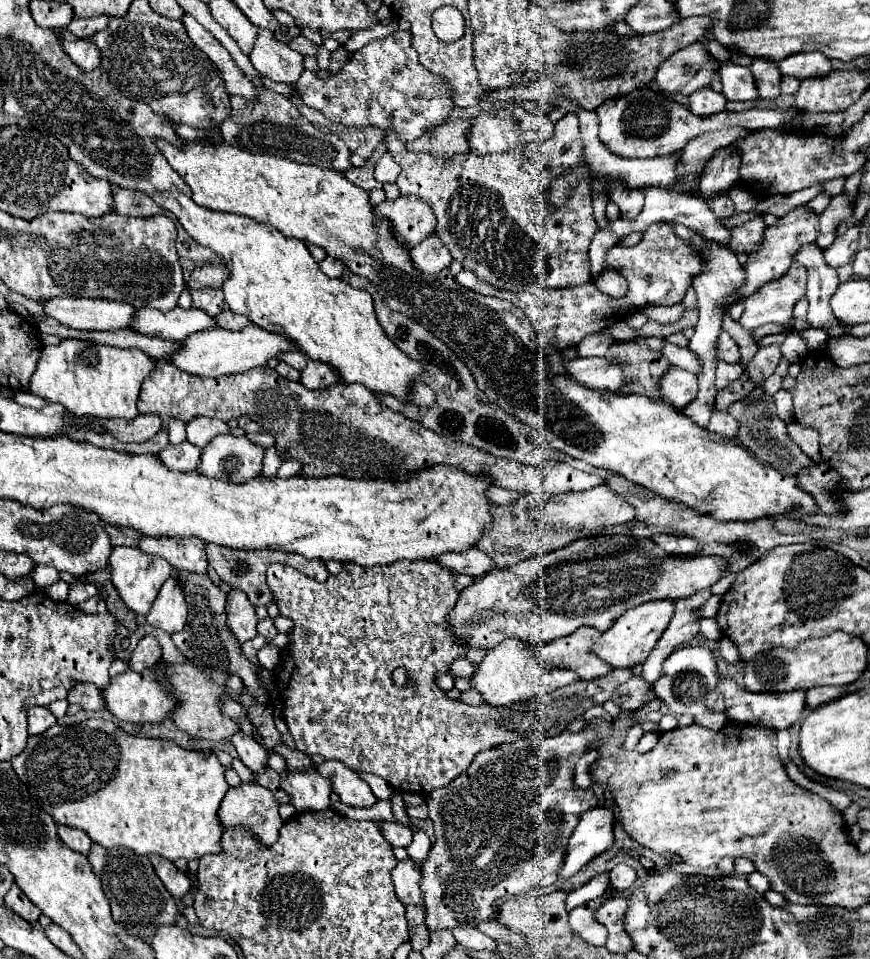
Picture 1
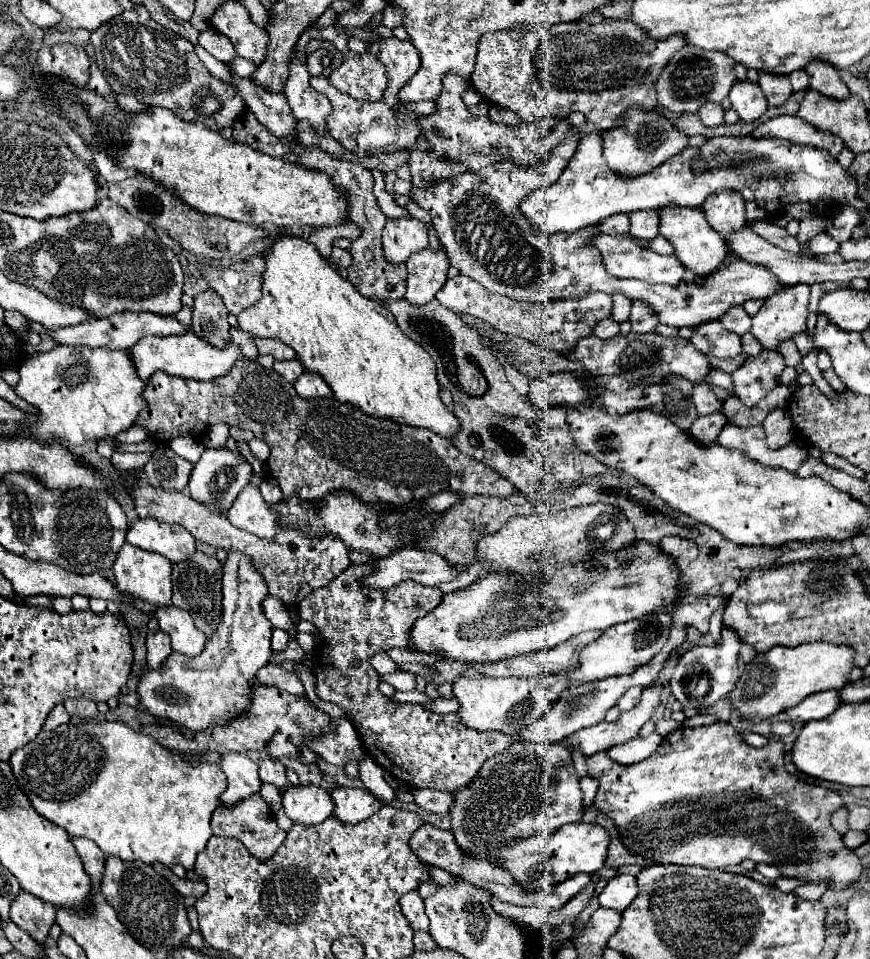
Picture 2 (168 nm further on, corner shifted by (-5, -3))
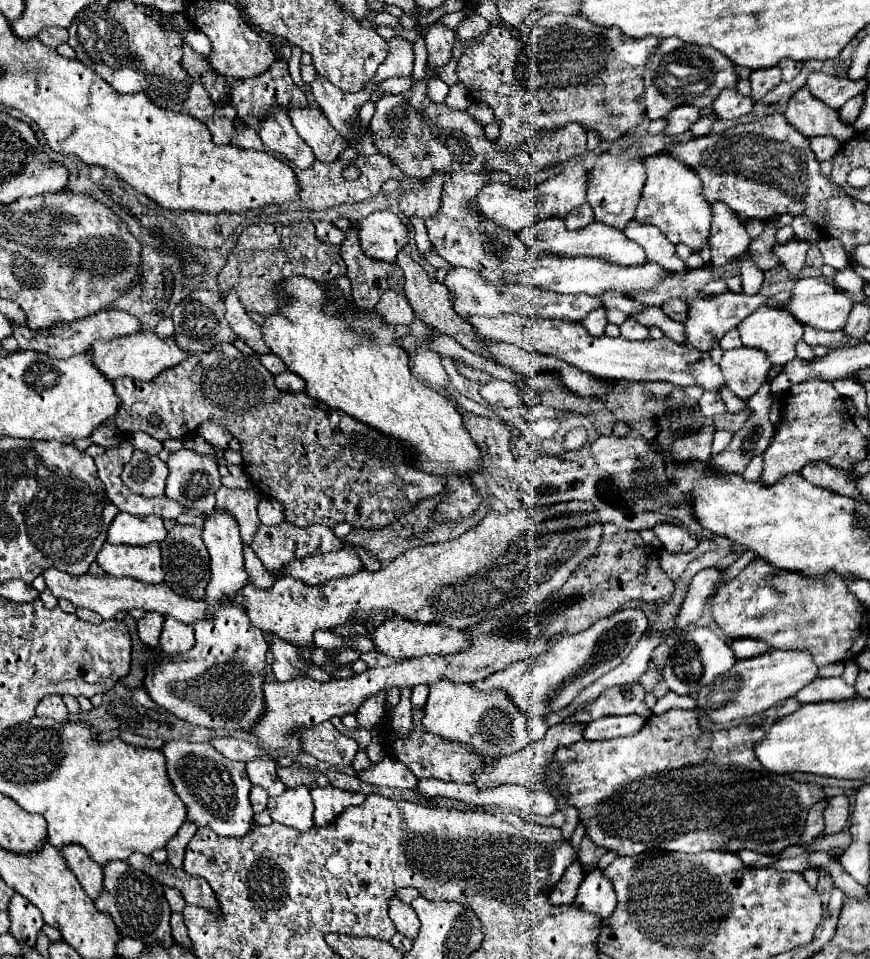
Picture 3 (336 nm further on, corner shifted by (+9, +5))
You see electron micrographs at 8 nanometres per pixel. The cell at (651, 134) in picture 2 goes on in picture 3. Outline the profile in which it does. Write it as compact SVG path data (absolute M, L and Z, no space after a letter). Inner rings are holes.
M628 146L626 152L600 152L596 166L590 172L590 190L588 190L588 204L592 206L596 220L624 230L628 220L634 218L634 210L640 200L644 180L646 180L646 164L640 146Z

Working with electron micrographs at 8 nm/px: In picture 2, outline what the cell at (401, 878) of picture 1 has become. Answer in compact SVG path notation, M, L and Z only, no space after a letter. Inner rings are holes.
M408 892L400 898L402 914L410 922L412 930L426 930L428 928L428 916L424 914L424 902L418 896L418 892Z

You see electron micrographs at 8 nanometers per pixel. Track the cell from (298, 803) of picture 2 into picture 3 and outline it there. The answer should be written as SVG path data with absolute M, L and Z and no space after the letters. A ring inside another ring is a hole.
M308 786L286 790L282 796L268 798L268 812L274 822L306 832L314 826L312 796Z

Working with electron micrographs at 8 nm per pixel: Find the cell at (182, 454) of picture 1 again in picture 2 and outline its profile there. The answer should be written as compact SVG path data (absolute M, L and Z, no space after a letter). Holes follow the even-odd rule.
M162 450L146 462L144 470L154 488L172 492L172 490L186 488L192 464L188 460L182 460L180 456L172 454L170 450Z

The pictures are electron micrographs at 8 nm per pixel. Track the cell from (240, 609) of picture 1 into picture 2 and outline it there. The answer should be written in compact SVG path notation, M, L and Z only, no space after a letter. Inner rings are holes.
M228 552L224 562L224 572L222 572L222 592L224 592L222 622L218 624L216 632L206 642L204 652L196 658L188 658L184 654L172 652L166 658L166 662L162 662L160 668L150 670L140 678L138 682L140 702L150 714L168 718L190 730L206 730L206 728L212 728L214 724L220 724L220 726L230 724L230 720L236 720L238 716L242 716L242 712L246 712L246 708L250 706L250 692L256 680L256 672L262 666L266 666L268 660L272 658L272 648L270 648L272 624L266 620L262 612L262 602L268 594L266 582L258 574L250 558L244 556L244 552Z

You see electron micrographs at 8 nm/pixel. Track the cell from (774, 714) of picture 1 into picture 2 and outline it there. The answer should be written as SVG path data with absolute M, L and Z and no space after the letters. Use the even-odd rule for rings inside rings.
M826 690L816 692L814 696L808 696L802 700L802 704L786 710L786 718L792 722L808 722L808 720L820 720L824 716L830 716L838 706L842 704L838 690Z

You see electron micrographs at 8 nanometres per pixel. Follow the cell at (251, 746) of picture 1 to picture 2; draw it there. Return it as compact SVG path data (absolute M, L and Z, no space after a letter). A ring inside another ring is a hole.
M264 760L264 762L260 762L260 778L262 778L262 782L274 784L276 788L288 790L292 786L290 780L286 778L286 768L284 768L284 764L280 760Z

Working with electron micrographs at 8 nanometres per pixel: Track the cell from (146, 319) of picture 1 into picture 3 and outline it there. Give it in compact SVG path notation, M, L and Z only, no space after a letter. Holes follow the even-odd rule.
M108 310L108 312L98 312L96 316L78 318L72 322L56 322L46 330L32 330L26 324L12 322L12 336L18 340L22 350L46 352L54 358L70 358L74 354L86 352L96 340L110 340L116 336L128 336L128 334L140 332L140 330L142 330L142 322L124 310Z

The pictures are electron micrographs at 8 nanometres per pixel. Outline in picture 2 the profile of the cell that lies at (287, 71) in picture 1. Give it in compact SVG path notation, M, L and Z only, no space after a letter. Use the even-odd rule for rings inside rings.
M306 30L298 44L296 44L296 52L292 56L292 66L290 66L290 76L286 82L286 98L288 104L292 108L292 114L296 120L306 120L312 130L316 134L328 134L328 124L326 124L326 116L330 116L332 112L332 104L330 100L316 92L310 86L310 74L306 70L306 44L314 38L312 30Z

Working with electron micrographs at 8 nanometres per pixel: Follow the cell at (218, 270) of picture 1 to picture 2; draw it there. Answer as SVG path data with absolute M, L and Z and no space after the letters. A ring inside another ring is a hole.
M256 254L228 268L208 268L206 264L200 264L198 268L202 268L210 288L220 294L228 312L236 316L262 298L260 286L264 264L264 254Z

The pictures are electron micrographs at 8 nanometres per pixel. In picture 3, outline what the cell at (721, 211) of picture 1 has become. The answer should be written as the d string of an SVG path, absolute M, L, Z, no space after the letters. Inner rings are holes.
M792 238L786 244L776 244L774 246L774 254L784 262L784 266L796 274L802 266L804 266L804 258L806 258L806 250L812 246L814 242L810 240L800 240L800 238Z

